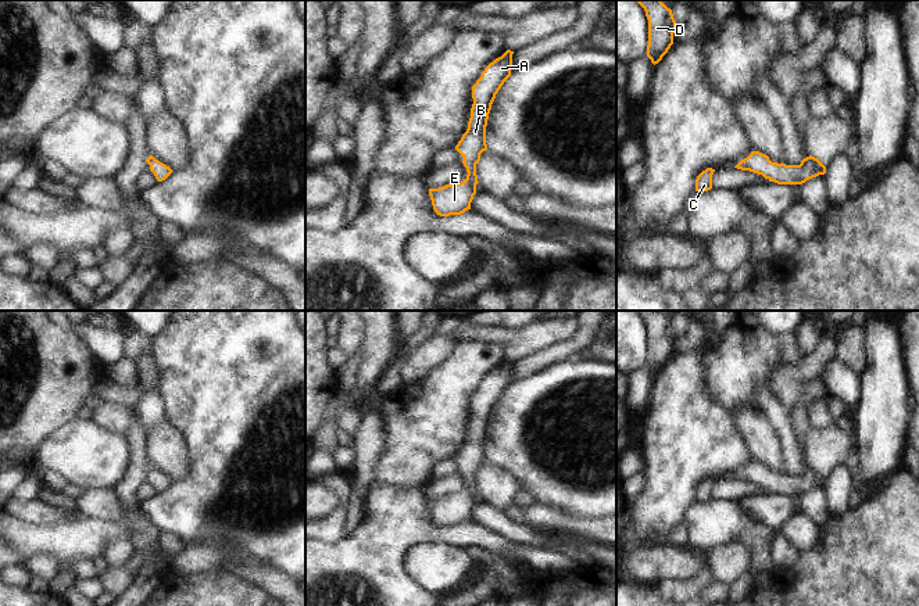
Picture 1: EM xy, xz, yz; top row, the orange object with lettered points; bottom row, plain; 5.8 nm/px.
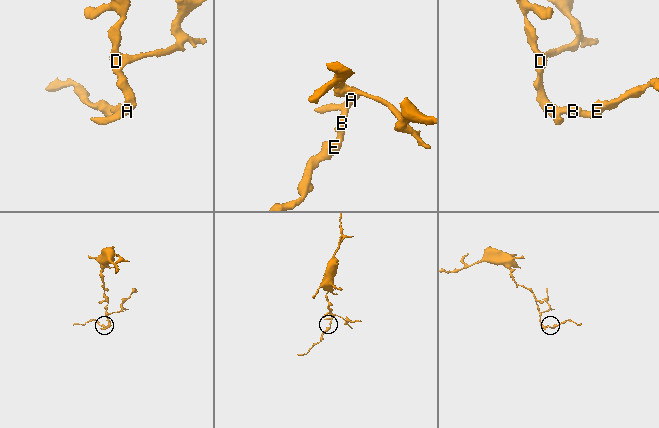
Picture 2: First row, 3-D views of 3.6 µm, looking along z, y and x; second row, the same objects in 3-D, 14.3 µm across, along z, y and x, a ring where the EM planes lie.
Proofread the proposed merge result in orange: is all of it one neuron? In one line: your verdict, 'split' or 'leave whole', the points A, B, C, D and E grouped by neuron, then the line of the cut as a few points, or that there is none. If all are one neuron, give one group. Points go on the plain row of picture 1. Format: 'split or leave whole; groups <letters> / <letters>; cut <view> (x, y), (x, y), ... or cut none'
leave whole; groups A B C D E; cut none

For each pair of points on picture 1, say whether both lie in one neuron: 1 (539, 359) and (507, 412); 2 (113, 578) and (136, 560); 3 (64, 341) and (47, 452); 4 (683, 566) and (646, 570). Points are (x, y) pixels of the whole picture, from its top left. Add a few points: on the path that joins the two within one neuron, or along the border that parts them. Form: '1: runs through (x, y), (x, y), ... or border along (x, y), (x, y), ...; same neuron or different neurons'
1: border along (557, 362), (511, 384); different neurons
2: runs through (118, 578), (132, 566); same neuron
3: border along (78, 419), (56, 430), (38, 448), (34, 458); different neurons
4: runs through (673, 566), (655, 566); same neuron

